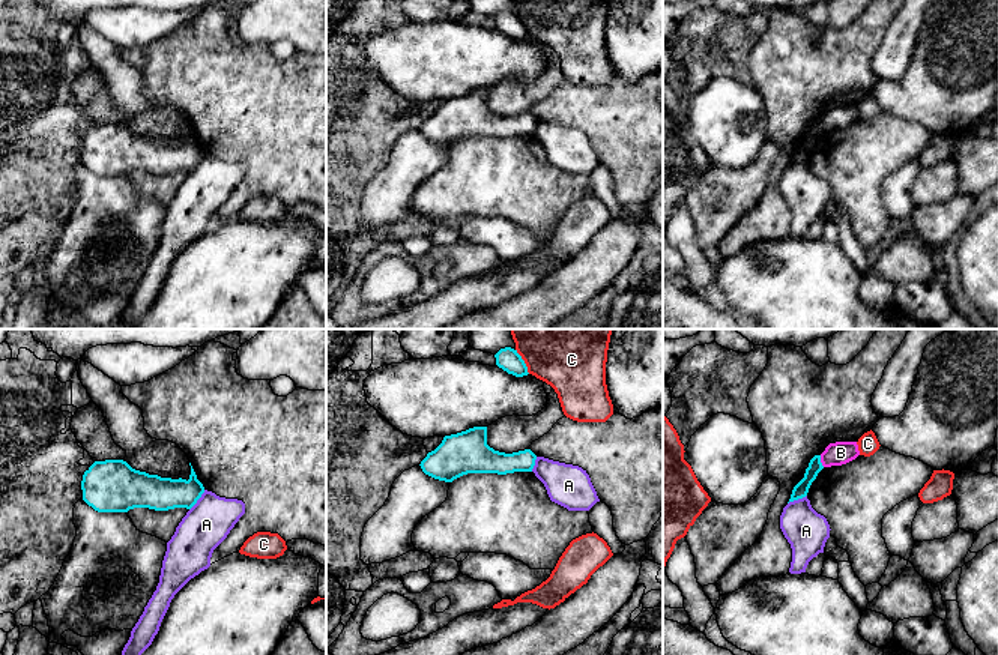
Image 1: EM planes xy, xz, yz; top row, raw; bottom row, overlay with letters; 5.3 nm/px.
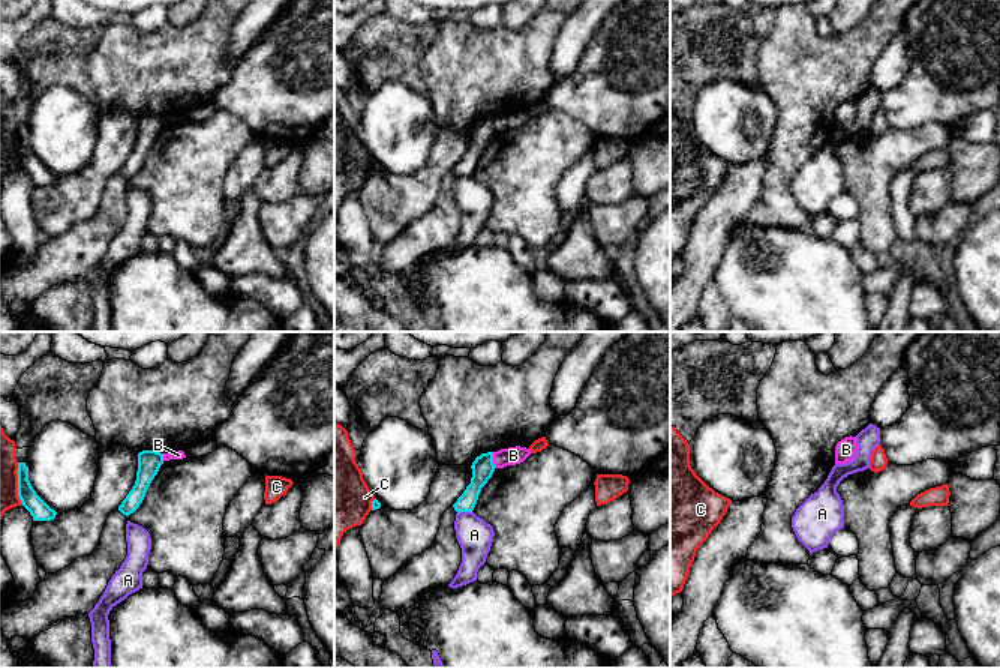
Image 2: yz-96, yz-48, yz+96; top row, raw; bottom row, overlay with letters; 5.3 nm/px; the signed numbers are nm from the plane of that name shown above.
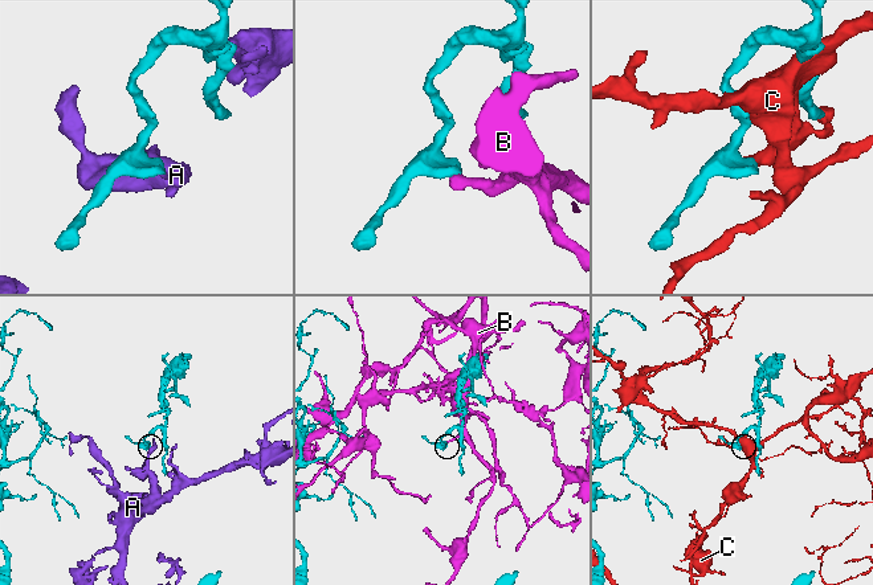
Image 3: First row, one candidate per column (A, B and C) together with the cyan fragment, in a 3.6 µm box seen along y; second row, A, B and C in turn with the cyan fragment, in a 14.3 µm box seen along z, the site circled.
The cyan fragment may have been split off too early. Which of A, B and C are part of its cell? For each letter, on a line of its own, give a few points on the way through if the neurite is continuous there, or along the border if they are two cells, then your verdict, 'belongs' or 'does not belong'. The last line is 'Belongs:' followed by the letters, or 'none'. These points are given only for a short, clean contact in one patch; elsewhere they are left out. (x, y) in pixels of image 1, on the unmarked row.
A: border along xy (205, 153), (190, 173); does not belong
B: border along yz (819, 119), (819, 125), (824, 129); does not belong
C: does not belong
Belongs: none

